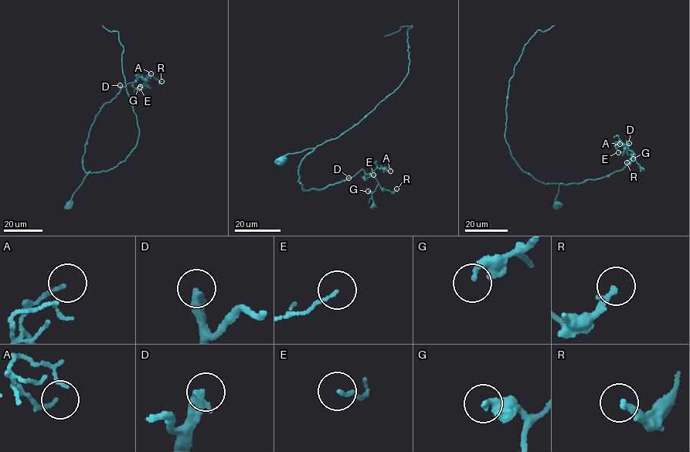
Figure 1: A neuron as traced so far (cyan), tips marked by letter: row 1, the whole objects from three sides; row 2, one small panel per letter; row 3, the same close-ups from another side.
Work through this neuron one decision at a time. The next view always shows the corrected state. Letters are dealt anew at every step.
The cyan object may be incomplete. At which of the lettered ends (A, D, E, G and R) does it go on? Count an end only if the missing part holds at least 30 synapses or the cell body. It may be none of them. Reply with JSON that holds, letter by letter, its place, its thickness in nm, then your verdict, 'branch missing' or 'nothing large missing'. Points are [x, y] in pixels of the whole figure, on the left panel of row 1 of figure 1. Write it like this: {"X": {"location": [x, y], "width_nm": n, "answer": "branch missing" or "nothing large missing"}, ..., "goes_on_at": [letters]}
{"A": {"location": [151, 73], "width_nm": 110, "answer": "nothing large missing"}, "D": {"location": [120, 85], "width_nm": 400, "answer": "branch missing"}, "E": {"location": [139, 88], "width_nm": 90, "answer": "nothing large missing"}, "G": {"location": [140, 86], "width_nm": 240, "answer": "nothing large missing"}, "R": {"location": [161, 81], "width_nm": 220, "answer": "branch missing"}, "goes_on_at": ["D", "R"]}

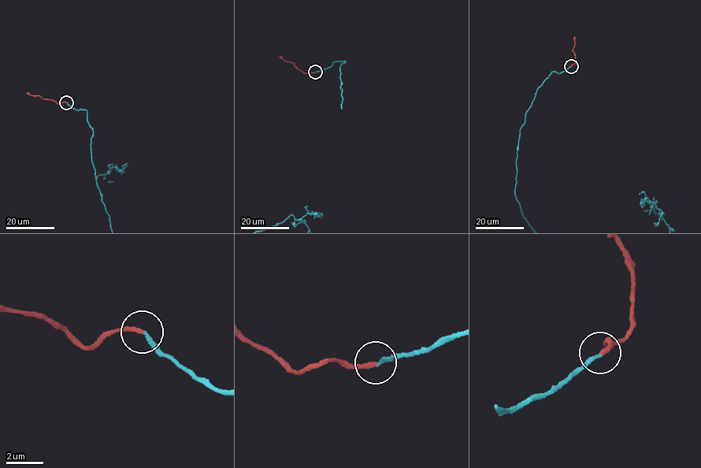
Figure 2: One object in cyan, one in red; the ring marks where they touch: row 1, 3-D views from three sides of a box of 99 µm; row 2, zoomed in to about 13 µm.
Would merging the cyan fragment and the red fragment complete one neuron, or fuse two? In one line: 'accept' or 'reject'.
accept

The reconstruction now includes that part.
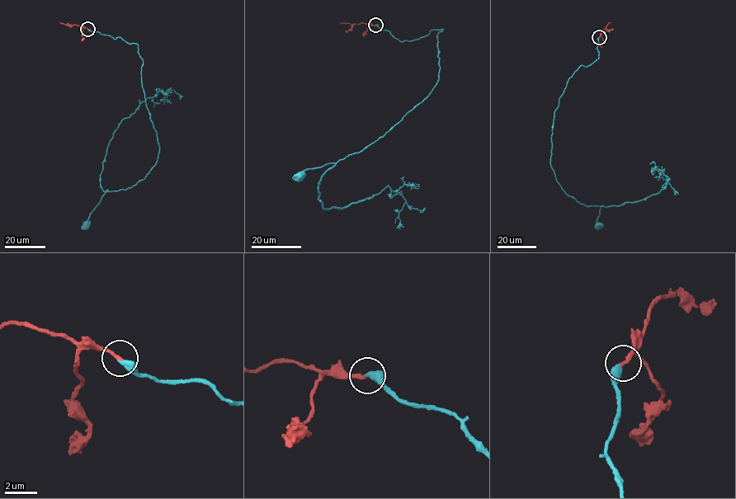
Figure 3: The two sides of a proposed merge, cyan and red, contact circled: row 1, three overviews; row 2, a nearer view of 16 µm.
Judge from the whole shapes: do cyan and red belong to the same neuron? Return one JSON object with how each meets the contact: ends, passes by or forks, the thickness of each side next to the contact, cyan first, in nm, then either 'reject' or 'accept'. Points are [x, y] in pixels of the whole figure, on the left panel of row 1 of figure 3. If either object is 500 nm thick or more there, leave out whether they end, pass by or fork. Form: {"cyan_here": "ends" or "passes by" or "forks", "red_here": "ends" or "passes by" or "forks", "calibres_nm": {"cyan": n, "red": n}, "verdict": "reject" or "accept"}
{"cyan_here": "ends", "red_here": "ends", "calibres_nm": {"cyan": 420, "red": 220}, "verdict": "accept"}

